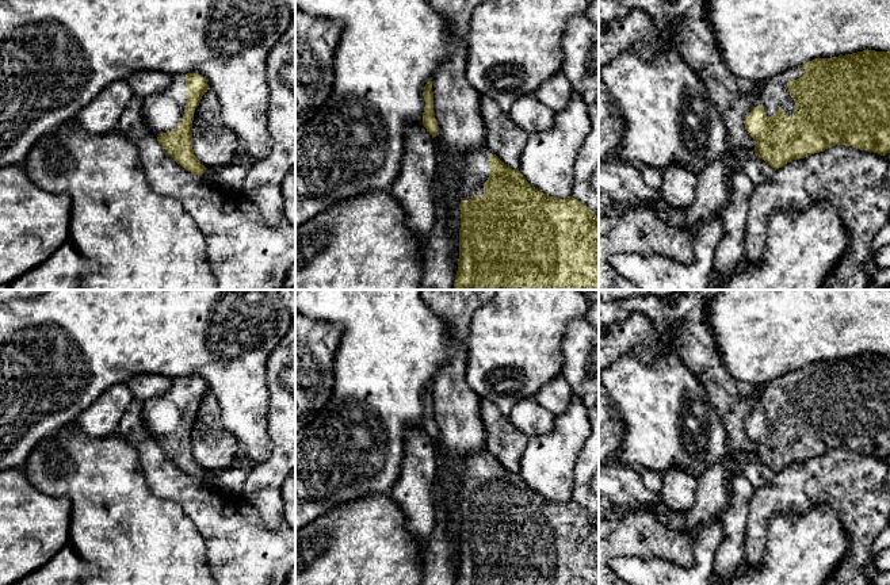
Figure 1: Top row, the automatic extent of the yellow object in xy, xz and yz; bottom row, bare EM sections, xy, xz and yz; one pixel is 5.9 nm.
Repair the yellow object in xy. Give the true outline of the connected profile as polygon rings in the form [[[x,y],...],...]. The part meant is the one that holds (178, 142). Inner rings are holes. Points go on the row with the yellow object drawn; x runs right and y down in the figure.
[[[182,73],[172,76],[164,92],[142,100],[148,129],[177,164],[195,175],[203,175],[207,169],[192,150],[192,123],[199,102],[209,89],[202,74]]]

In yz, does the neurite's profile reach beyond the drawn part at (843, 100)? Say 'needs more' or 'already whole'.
needs more

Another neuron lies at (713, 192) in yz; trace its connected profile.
[[[727,157],[707,164],[696,175],[696,196],[685,211],[684,229],[690,230],[721,214],[730,199]]]

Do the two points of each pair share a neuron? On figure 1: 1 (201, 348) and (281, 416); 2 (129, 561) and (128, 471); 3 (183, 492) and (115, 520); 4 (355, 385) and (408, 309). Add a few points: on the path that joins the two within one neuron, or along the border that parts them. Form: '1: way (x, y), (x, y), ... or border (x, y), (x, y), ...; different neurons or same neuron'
1: border (264, 374), (268, 389), (267, 431), (270, 436); different neurons
2: way (129, 539), (128, 493); same neuron
3: border (144, 477), (153, 493), (174, 501), (190, 520); different neurons
4: way (373, 366), (392, 347), (392, 328); same neuron

